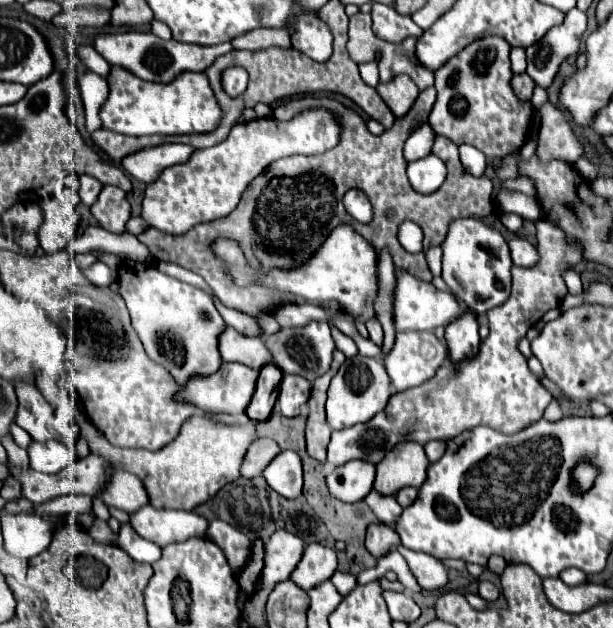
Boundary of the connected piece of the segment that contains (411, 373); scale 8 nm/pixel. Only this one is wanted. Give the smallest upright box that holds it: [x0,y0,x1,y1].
[385,332,449,392]

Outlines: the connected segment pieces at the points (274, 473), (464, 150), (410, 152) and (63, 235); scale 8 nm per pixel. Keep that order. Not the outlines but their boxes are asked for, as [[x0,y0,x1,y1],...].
[[263,450,303,498],[459,146,487,176],[405,122,435,162],[37,204,81,254]]

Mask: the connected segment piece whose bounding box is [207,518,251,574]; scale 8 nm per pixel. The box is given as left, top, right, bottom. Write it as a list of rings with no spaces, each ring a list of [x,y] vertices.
[[[219,518],[209,524],[207,538],[213,540],[215,544],[219,544],[219,548],[225,552],[225,558],[229,560],[233,572],[237,574],[249,558],[251,540],[241,530],[237,530],[235,526],[229,526],[227,522],[223,522]]]

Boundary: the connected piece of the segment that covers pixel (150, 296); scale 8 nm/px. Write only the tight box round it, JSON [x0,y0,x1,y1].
[119,260,225,384]

